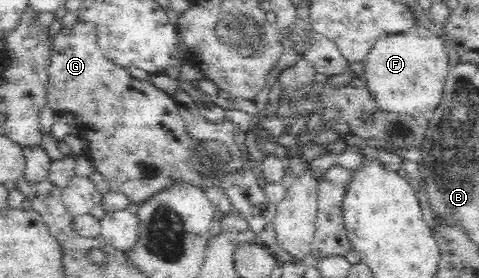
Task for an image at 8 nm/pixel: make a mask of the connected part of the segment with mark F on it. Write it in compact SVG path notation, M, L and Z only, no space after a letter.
M422 24L379 38L364 61L367 89L378 102L378 109L411 116L421 116L427 110L433 112L443 98L450 70L447 50L445 39Z

